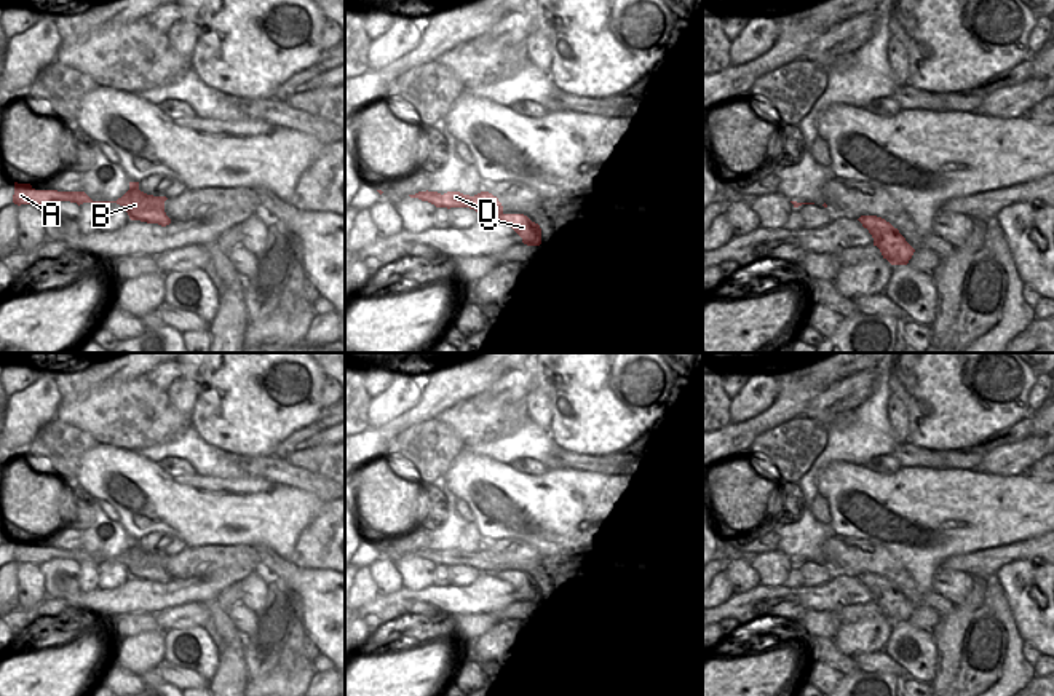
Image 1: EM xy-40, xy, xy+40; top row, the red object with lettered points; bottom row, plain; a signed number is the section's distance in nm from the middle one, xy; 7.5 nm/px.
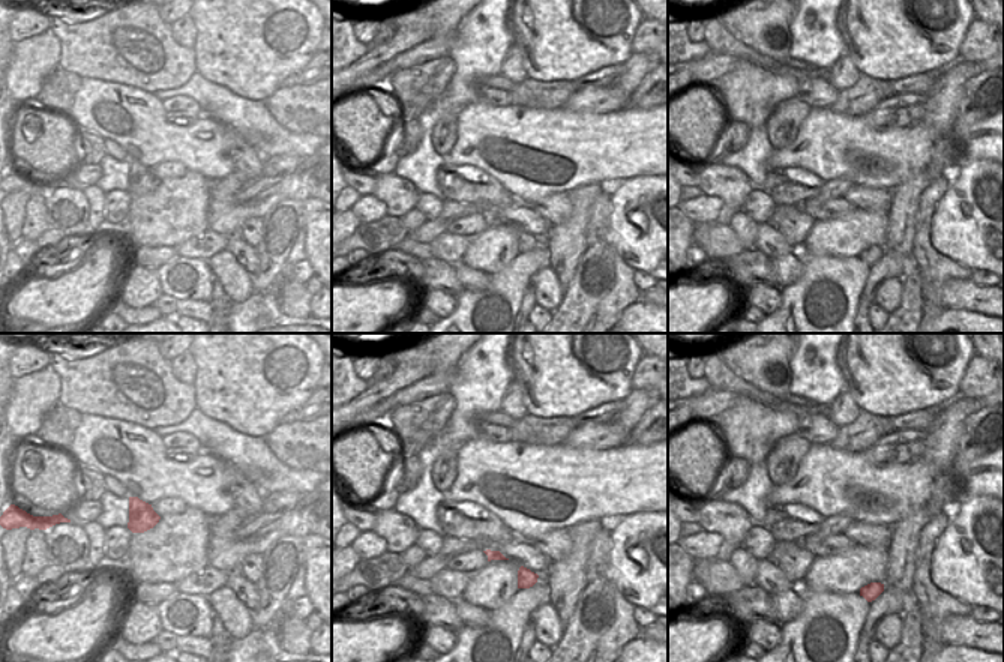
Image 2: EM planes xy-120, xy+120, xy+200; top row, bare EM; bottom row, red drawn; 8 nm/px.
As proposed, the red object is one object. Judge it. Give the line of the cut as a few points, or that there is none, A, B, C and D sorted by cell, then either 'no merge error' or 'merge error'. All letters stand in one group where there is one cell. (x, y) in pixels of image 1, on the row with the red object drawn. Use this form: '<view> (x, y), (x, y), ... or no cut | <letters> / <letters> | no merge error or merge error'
xy (502, 211), (495, 216) | A D / B C | merge error

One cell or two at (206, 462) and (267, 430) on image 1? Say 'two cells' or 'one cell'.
two cells

